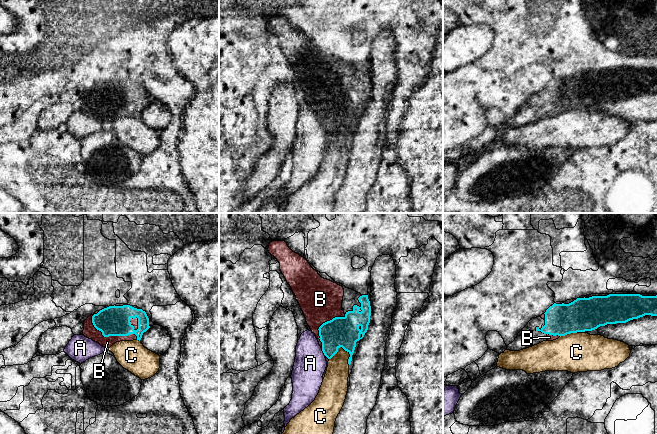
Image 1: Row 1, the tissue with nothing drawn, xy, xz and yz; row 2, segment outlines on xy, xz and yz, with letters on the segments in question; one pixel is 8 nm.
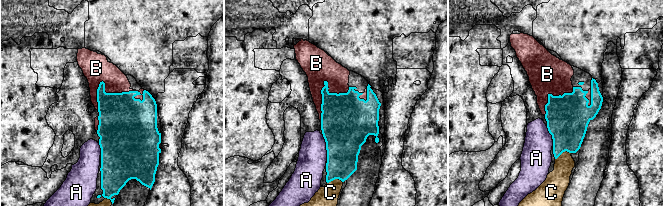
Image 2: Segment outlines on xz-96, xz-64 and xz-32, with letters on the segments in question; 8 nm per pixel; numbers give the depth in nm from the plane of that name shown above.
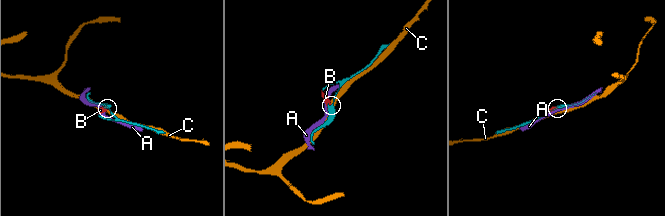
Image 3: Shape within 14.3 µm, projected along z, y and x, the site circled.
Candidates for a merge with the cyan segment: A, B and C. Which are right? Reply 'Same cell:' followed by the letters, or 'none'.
Same cell: B

